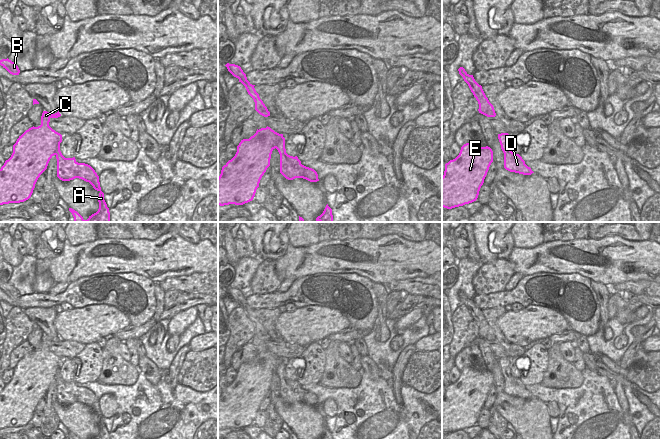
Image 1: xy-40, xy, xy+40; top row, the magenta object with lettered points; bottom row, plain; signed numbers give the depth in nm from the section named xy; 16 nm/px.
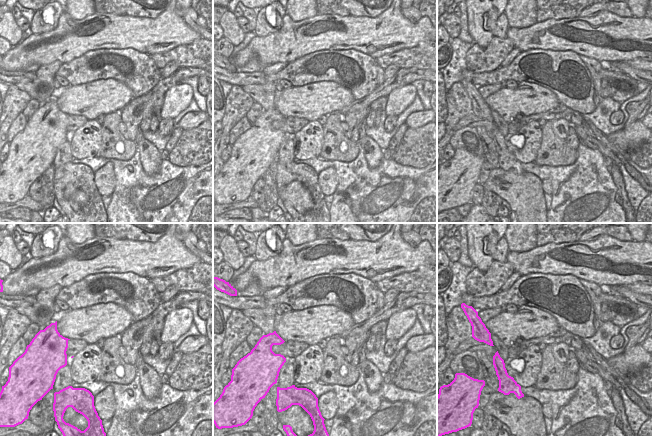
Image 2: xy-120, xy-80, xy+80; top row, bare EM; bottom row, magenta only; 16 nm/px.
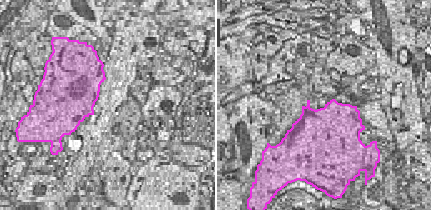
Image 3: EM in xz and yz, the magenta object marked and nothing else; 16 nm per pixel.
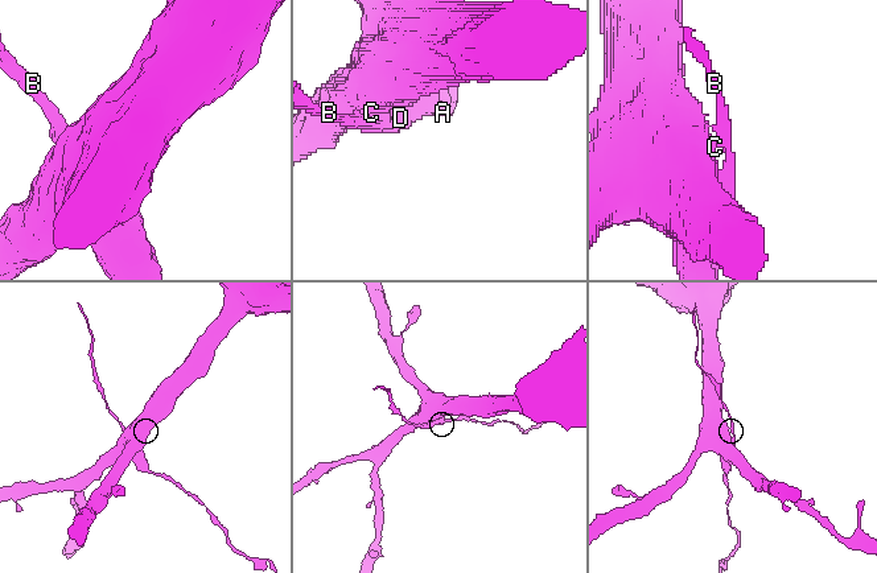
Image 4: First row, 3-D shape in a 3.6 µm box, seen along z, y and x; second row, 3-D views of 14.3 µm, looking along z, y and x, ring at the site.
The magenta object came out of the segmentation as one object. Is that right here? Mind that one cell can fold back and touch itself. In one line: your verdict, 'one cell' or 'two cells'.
two cells

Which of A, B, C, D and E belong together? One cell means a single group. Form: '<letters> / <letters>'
A B D / C E

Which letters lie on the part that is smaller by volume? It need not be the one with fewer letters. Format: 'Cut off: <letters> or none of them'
Cut off: A, B, D.

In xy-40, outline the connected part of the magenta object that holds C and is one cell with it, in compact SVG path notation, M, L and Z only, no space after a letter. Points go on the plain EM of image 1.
M43 335L41 349L33 350L19 360L13 369L11 381L0 393L0 429L24 426L31 421L38 402L47 393L50 383L56 379L62 366L62 359L49 350L51 342L60 340L59 335L55 338Z

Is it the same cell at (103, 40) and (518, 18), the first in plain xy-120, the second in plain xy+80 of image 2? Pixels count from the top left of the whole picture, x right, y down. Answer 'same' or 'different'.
different

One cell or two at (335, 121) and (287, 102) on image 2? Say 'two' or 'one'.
two

